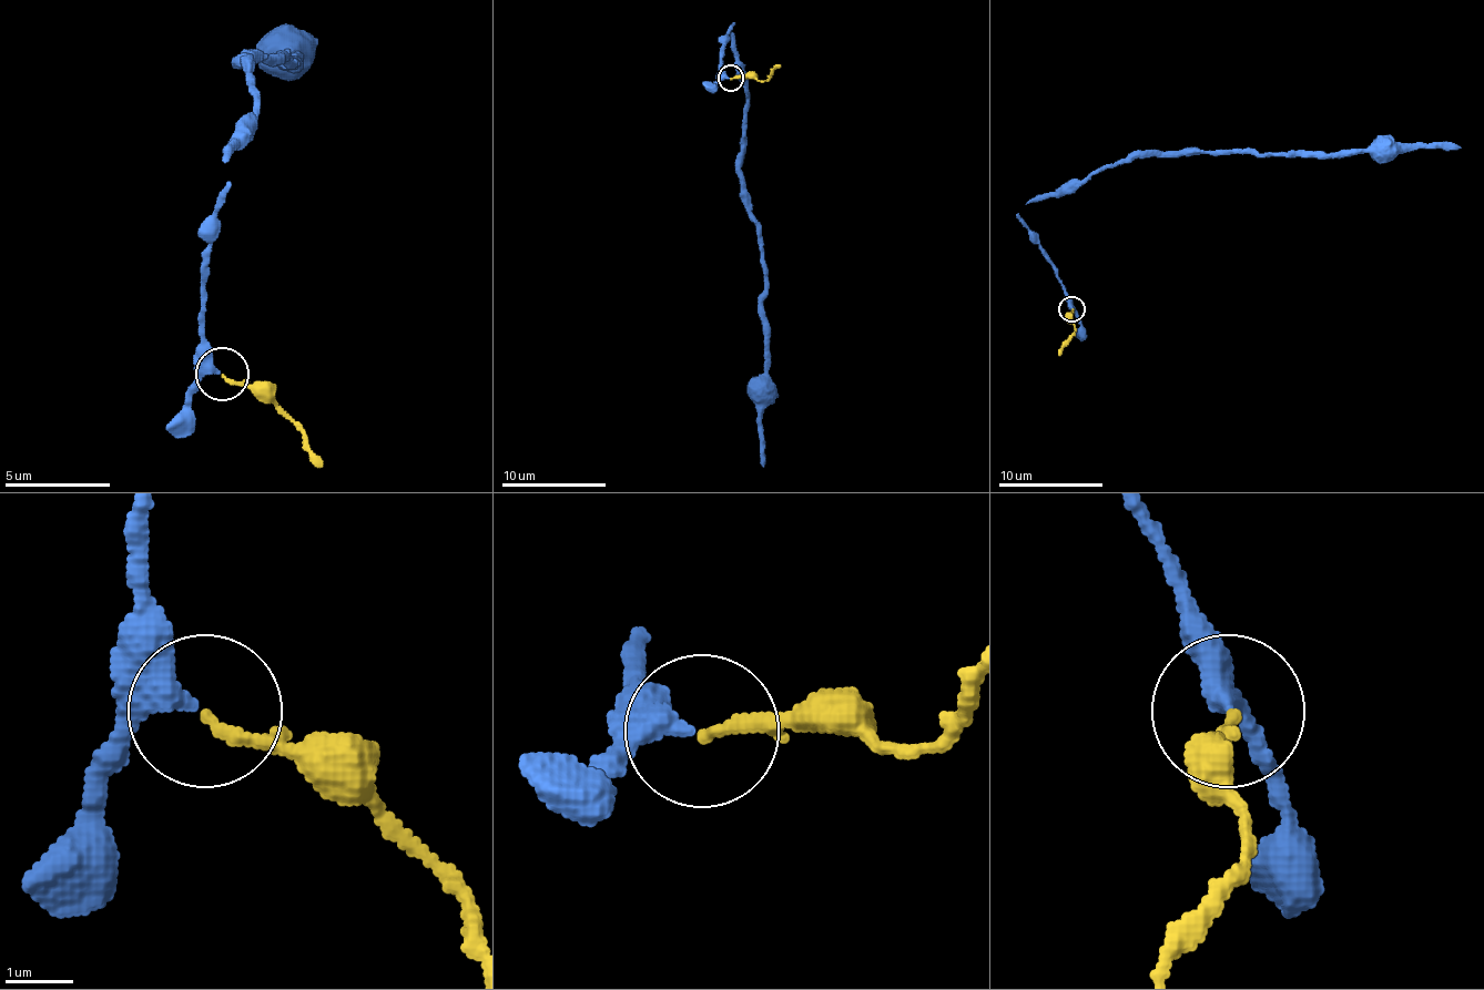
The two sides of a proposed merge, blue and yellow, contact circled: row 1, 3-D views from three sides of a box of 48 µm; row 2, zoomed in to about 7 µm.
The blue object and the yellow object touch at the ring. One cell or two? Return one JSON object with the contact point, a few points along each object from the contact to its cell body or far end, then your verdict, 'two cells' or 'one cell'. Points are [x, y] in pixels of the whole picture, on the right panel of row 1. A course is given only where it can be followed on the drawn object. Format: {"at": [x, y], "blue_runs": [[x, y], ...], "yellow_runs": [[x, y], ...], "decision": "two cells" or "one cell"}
{"at": [1071, 308], "blue_runs": [[1071, 308], [1058, 268], [1018, 214], [1032, 201], [1076, 190], [1095, 172], [1145, 156], [1362, 153], [1460, 145]], "yellow_runs": [[1071, 308], [1074, 332], [1058, 356]], "decision": "one cell"}

